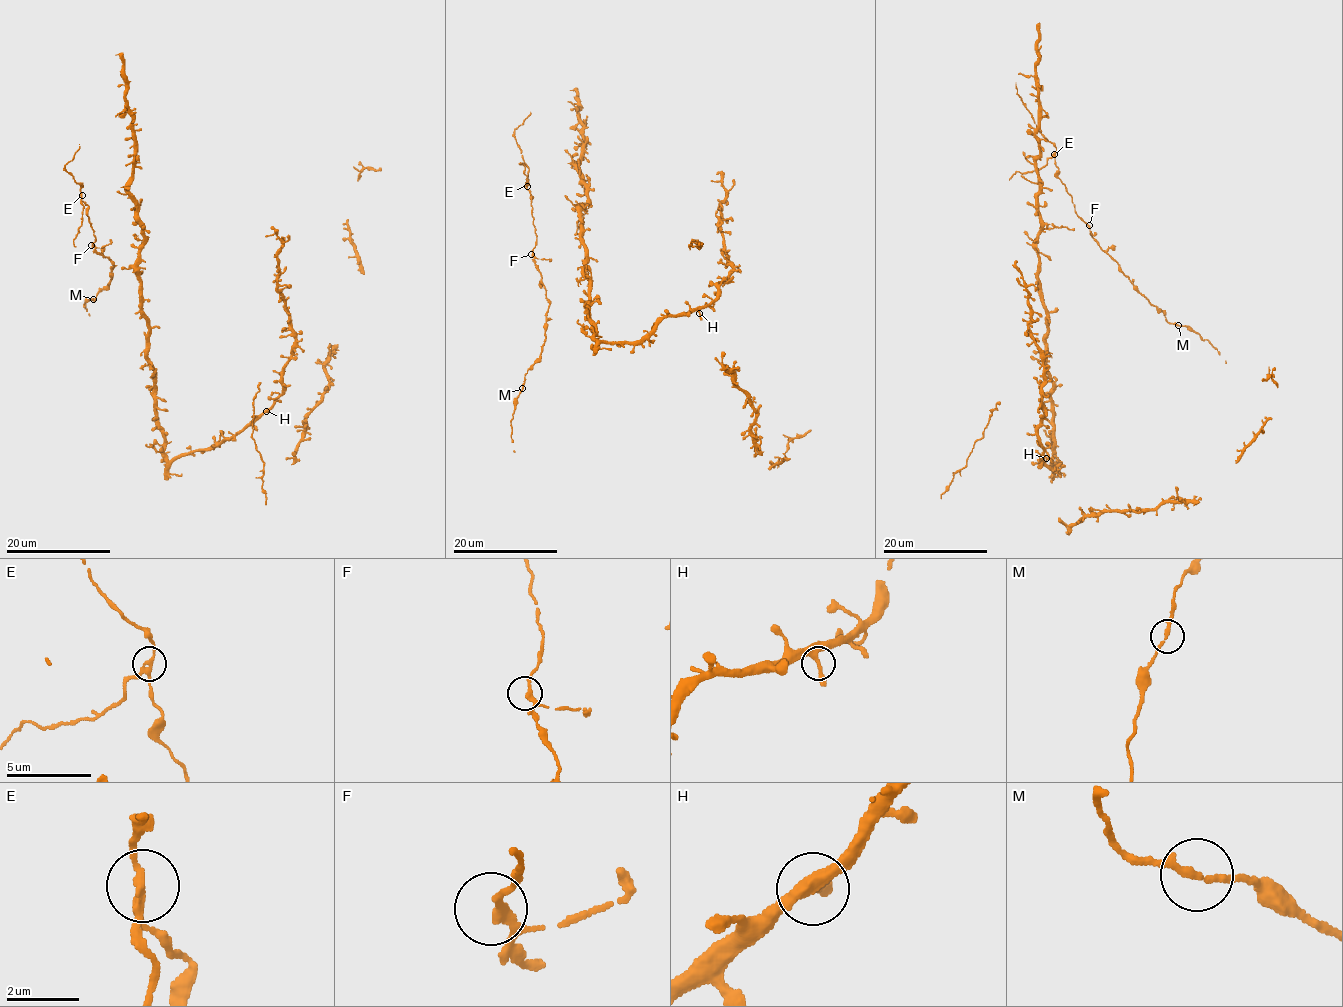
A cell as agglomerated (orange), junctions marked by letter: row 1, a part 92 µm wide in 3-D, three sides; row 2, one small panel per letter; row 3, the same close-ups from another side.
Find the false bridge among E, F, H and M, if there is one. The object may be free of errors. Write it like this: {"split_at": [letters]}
{"split_at": ["E"]}

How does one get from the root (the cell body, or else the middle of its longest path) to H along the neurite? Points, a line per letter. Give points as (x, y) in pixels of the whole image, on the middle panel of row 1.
H: (595, 333), (594, 338), (599, 341), (638, 342), (647, 338), (663, 319), (694, 310), (699, 313)

